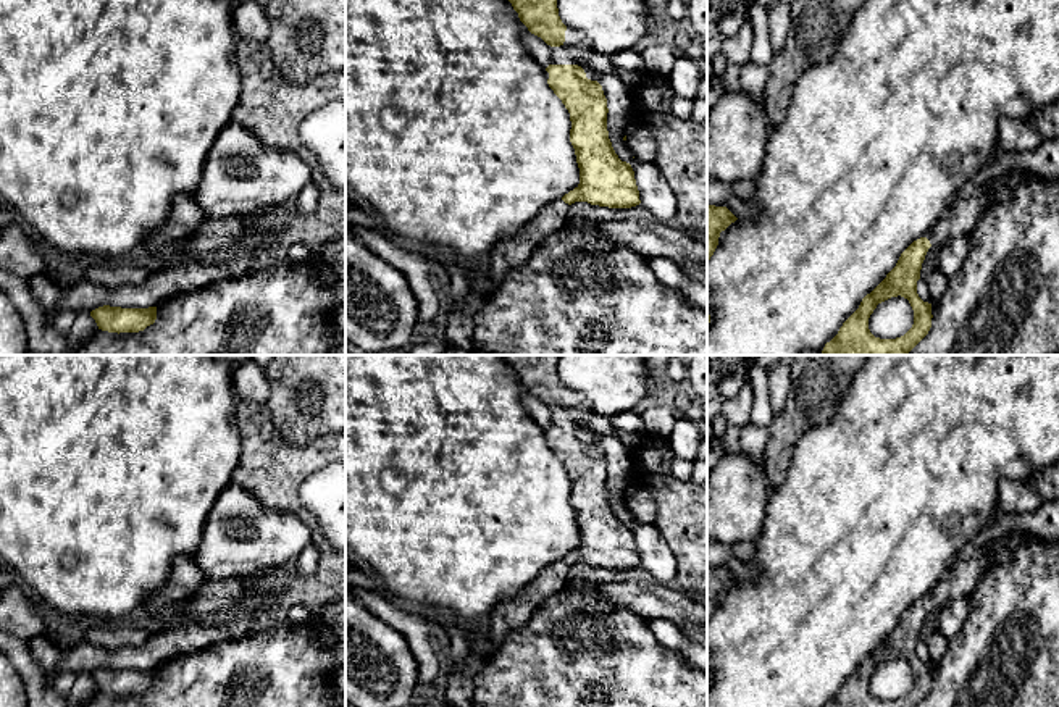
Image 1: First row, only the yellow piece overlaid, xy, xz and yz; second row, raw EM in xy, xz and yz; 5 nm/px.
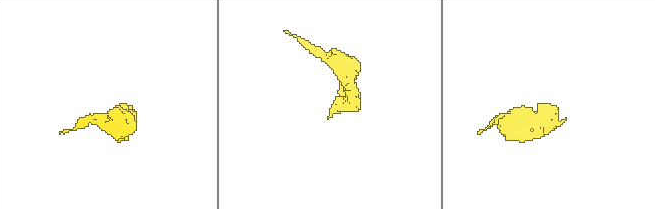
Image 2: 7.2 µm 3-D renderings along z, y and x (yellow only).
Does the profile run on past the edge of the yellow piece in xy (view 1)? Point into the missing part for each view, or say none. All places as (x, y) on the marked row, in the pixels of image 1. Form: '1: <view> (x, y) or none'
1: none

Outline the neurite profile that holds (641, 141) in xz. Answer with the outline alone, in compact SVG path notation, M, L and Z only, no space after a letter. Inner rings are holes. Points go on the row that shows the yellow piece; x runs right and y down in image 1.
M646 126L631 128L625 140L631 155L644 163L654 163L657 153L657 142L654 132Z

